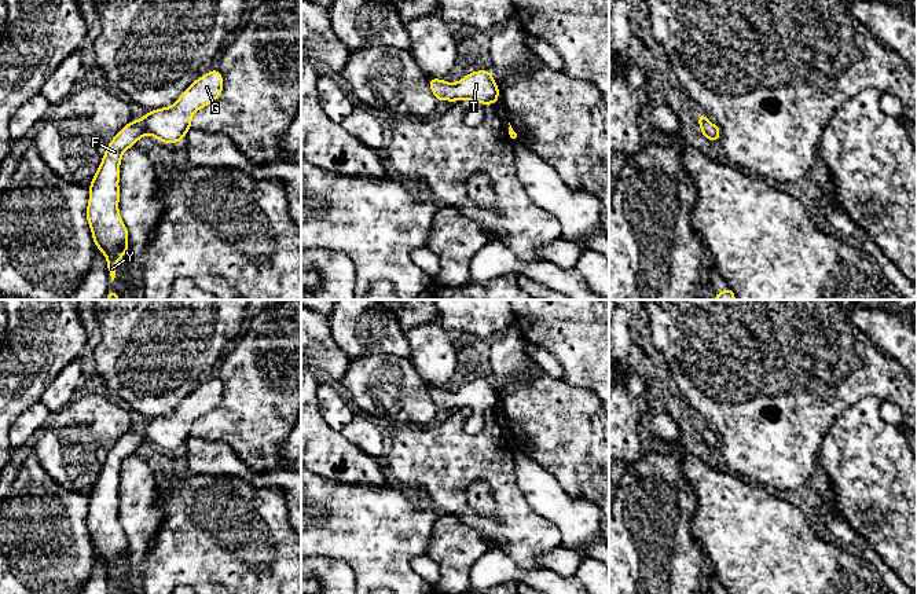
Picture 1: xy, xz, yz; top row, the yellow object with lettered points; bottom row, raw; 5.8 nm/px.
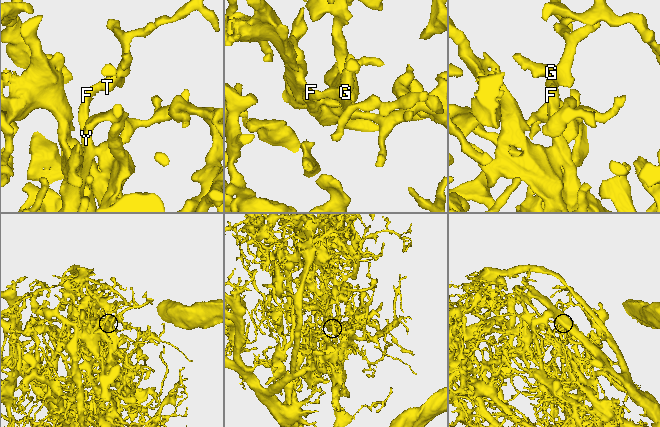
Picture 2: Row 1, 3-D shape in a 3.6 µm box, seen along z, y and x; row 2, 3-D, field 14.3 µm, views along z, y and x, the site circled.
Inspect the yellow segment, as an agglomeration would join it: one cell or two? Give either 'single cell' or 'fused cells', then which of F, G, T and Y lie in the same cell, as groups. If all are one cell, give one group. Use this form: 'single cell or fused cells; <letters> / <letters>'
single cell; F G T Y

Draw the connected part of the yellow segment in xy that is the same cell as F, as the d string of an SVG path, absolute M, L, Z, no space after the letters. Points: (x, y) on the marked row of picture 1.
M212 70L194 81L177 99L165 109L147 113L143 118L125 125L107 146L102 164L89 186L87 219L95 245L107 257L111 282L115 265L128 250L128 230L118 213L118 179L122 153L144 135L151 135L164 143L184 139L191 128L191 117L197 110L220 98L223 76Z

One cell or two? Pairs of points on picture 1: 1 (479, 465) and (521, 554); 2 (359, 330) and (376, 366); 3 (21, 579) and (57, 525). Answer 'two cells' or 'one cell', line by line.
1: one cell
2: two cells
3: one cell

